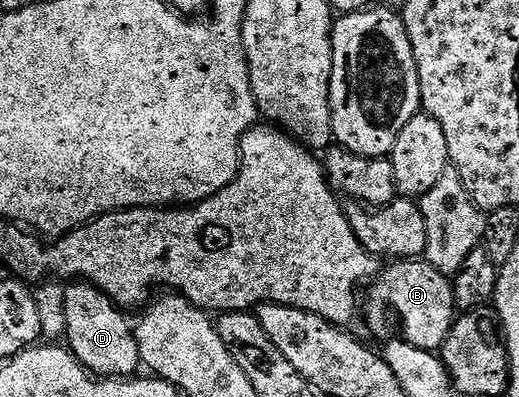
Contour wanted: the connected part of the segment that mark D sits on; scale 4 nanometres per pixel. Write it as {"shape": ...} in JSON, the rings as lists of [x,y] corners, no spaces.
{"shape":[[[73,281],[65,291],[67,346],[85,370],[97,377],[133,377],[142,366],[134,324],[124,310],[88,281]]]}

